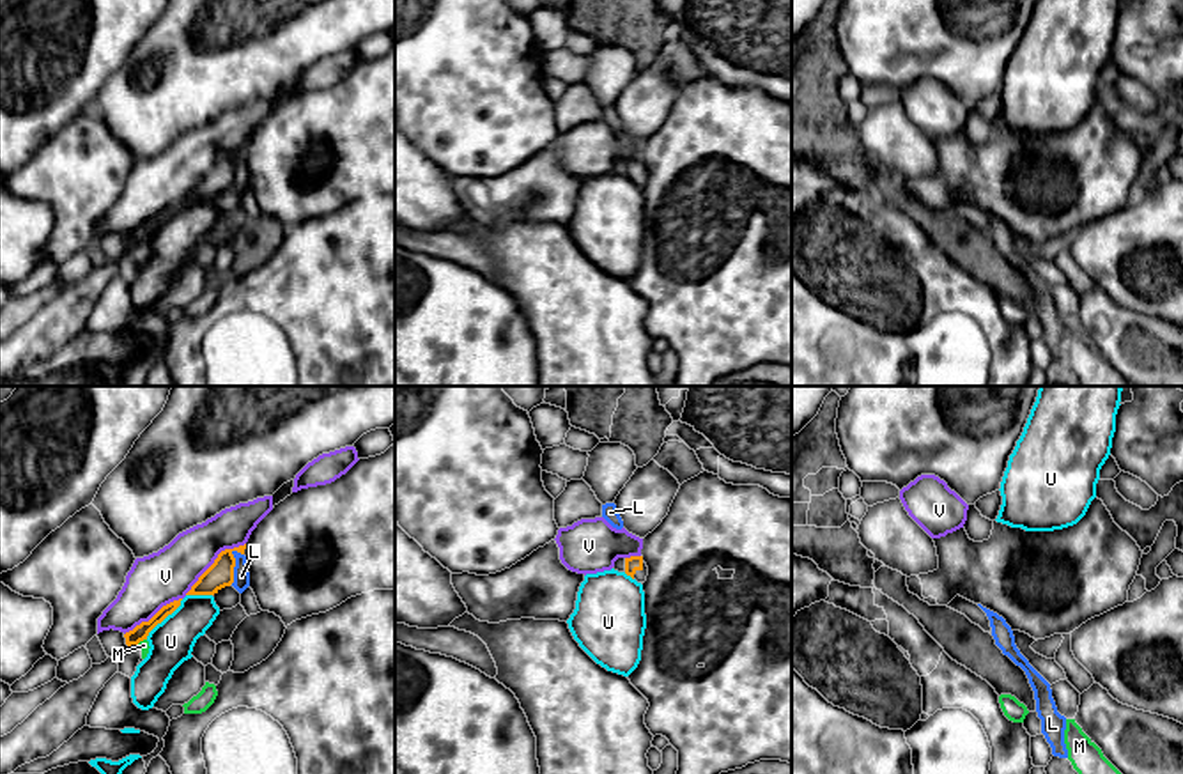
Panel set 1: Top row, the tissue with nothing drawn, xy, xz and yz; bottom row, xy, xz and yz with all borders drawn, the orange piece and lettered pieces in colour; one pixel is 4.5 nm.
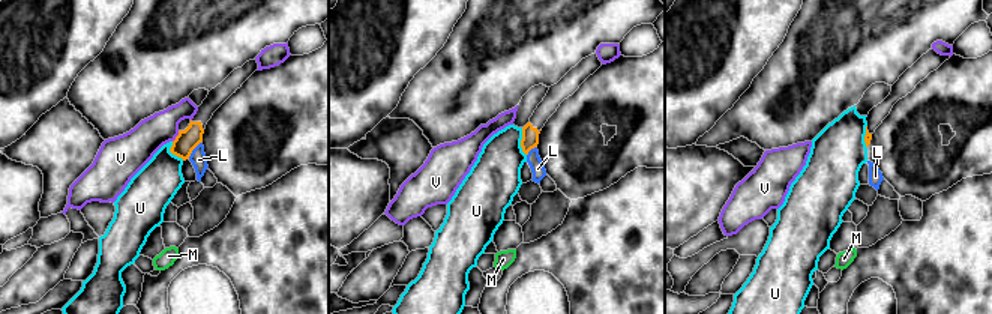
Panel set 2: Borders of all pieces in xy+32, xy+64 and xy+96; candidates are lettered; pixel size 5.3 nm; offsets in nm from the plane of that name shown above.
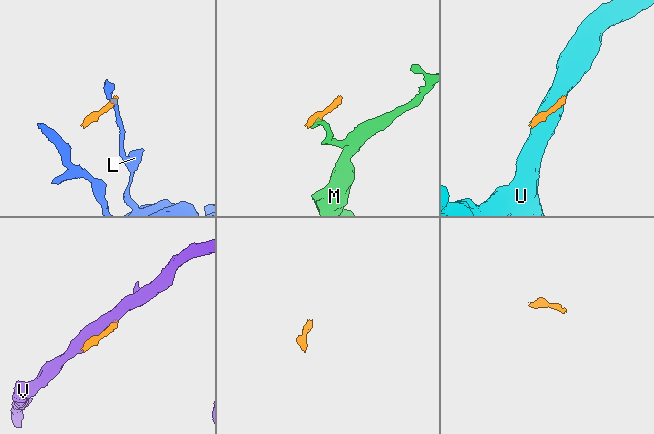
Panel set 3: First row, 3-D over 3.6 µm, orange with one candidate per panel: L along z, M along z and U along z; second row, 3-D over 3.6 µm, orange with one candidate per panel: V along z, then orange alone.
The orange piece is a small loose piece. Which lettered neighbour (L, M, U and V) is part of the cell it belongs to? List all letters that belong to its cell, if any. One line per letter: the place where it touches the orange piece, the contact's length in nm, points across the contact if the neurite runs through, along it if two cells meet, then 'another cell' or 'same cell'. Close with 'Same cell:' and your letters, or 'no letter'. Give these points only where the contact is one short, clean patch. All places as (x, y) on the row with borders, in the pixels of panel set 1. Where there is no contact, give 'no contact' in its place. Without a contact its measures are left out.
L: xy (234, 565) | 160 nm | along xy (236, 549), (232, 553), (234, 580), (231, 583) | another cell
M: xy (140, 640) | 50 nm | along xy (146, 638), (137, 643) | another cell
U: xy (163, 619) | 260 nm | another cell
V: xy (215, 562) | 360 nm | another cell
Same cell: no letter

